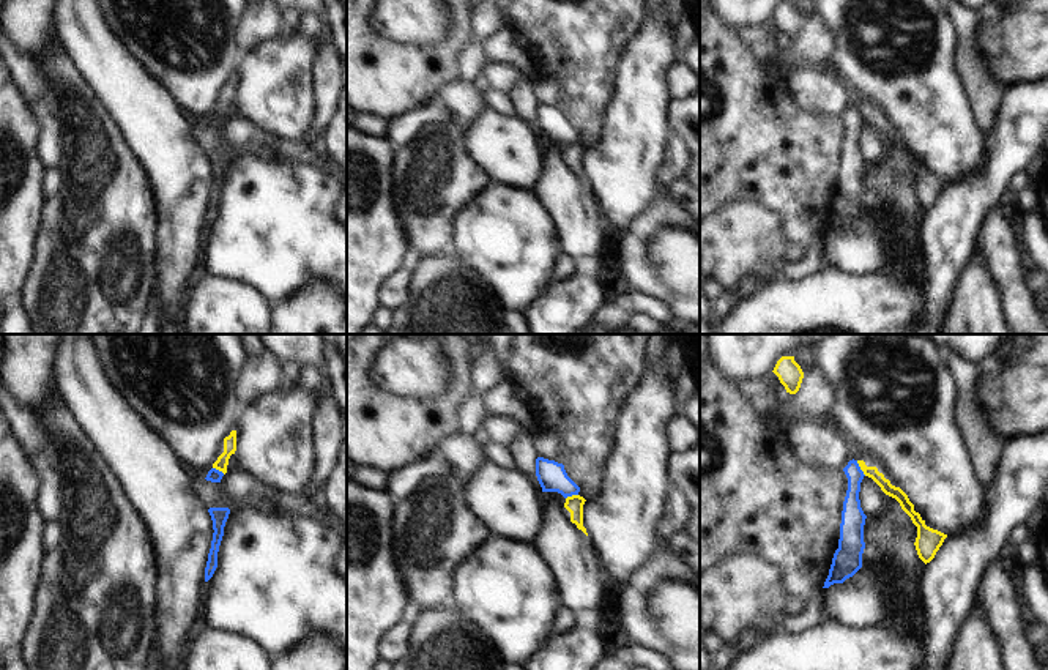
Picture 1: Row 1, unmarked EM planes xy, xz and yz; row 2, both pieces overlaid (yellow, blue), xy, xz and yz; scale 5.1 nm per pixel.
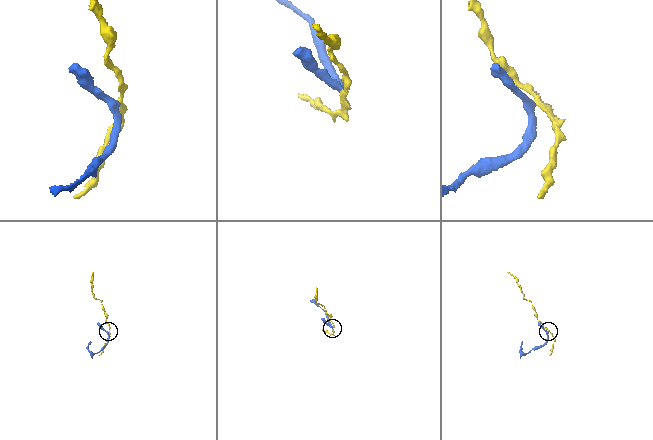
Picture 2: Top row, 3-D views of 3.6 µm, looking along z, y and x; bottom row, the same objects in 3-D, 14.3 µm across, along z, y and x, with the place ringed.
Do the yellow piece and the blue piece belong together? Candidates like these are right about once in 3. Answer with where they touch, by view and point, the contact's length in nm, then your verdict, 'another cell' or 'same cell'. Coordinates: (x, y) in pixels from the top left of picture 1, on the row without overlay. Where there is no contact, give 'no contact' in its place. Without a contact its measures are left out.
meets yellow in yz at (861, 115); contact 90 nm long; another cell

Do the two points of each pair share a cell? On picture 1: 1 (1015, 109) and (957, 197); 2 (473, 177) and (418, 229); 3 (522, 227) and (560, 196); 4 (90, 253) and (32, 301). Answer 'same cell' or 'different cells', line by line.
1: same cell
2: same cell
3: different cells
4: same cell

